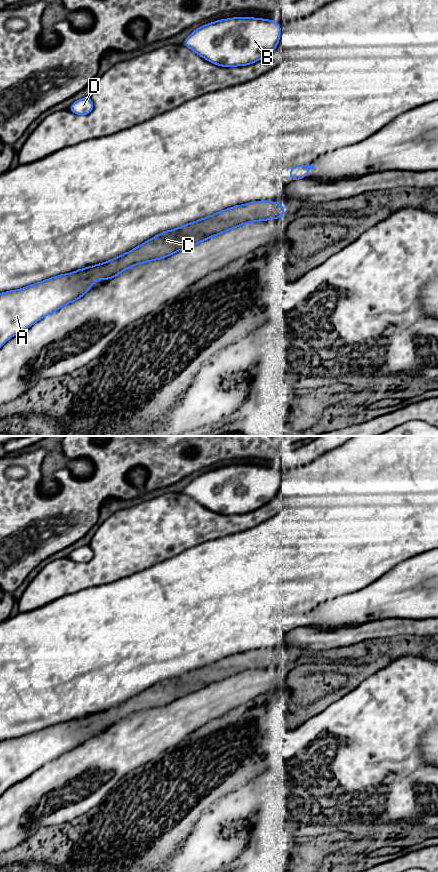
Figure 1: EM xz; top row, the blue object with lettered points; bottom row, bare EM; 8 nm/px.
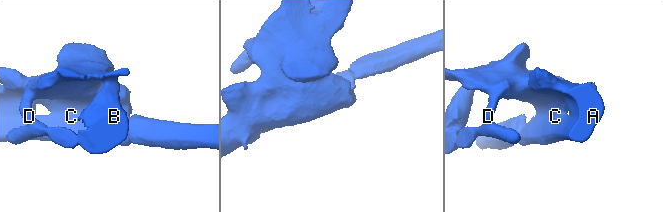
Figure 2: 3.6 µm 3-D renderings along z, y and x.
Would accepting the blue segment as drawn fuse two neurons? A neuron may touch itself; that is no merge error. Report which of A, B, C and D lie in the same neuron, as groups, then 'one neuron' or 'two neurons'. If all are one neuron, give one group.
A B D / C; two neurons

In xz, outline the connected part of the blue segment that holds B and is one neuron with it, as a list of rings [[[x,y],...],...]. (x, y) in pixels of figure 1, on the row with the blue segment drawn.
[[[235,17],[199,27],[183,44],[216,65],[244,66],[275,51],[280,32],[280,24],[272,20]]]

